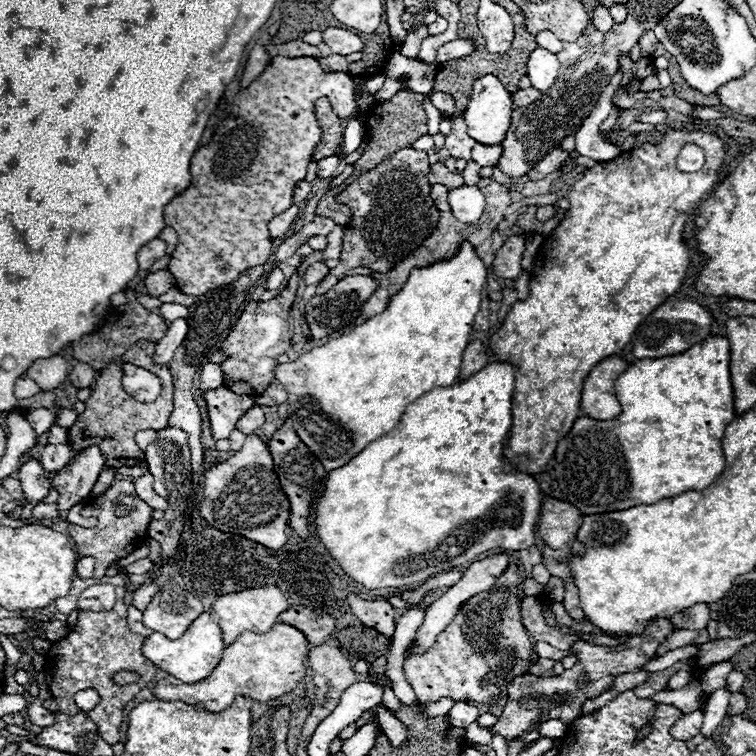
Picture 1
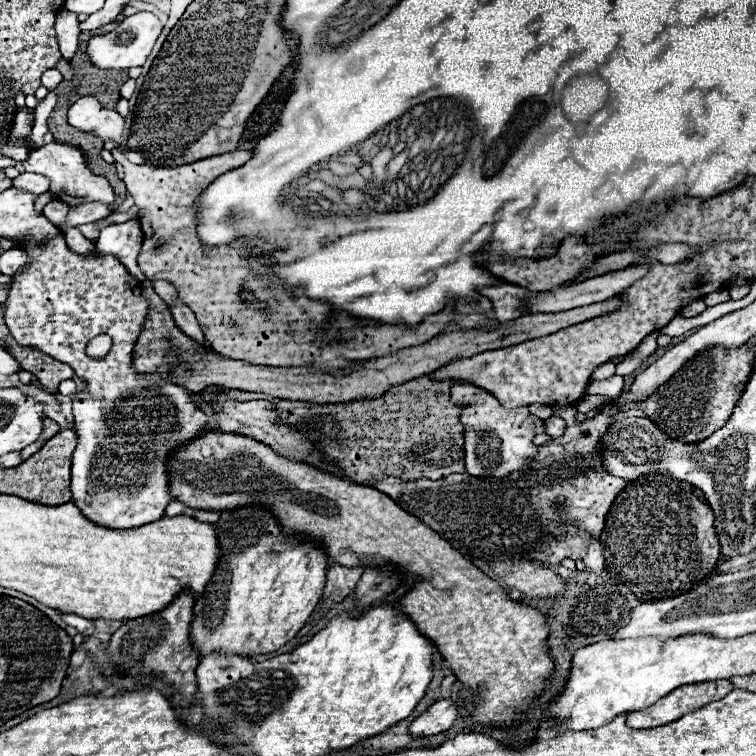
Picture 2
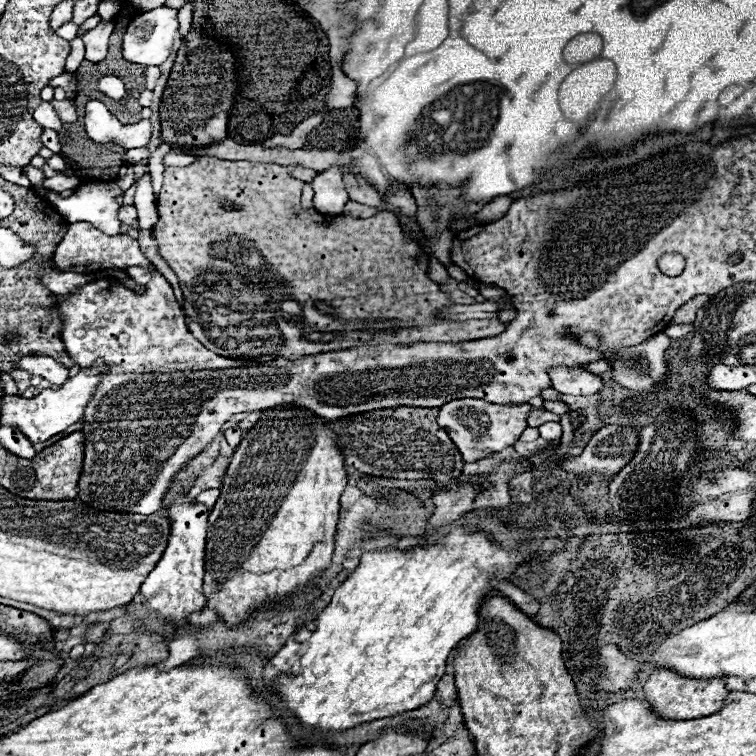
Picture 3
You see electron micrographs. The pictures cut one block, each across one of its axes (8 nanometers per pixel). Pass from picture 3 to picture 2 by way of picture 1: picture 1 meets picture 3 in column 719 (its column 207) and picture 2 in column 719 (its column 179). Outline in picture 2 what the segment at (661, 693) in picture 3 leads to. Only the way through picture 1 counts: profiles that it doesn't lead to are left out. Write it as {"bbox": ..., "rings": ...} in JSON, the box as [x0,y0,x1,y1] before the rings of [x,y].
{"bbox":[626,680,734,728],"rings":[[[716,680],[716,682],[702,682],[702,684],[688,684],[672,690],[666,698],[660,698],[650,708],[626,714],[626,724],[630,728],[656,728],[670,724],[690,712],[696,712],[712,702],[722,700],[734,686],[730,680]]]}

